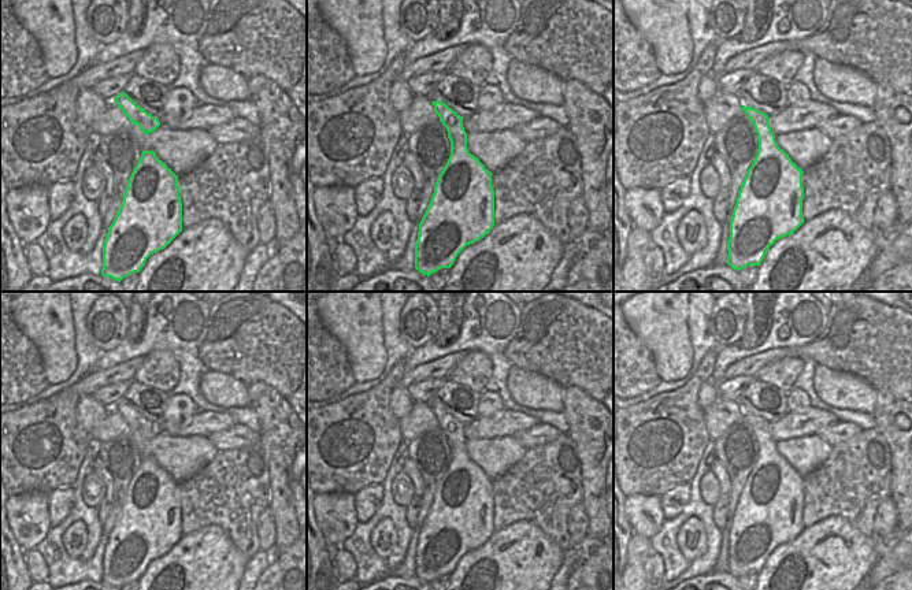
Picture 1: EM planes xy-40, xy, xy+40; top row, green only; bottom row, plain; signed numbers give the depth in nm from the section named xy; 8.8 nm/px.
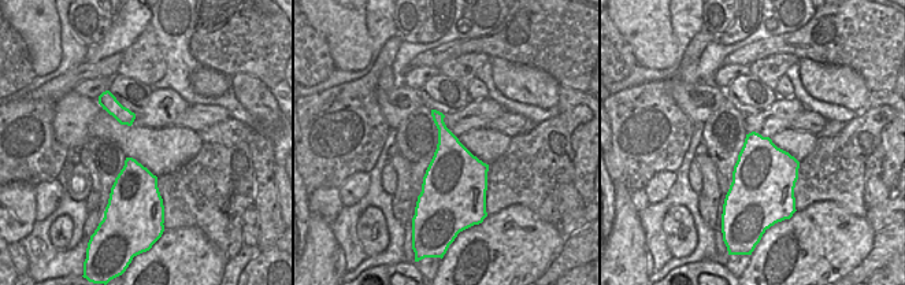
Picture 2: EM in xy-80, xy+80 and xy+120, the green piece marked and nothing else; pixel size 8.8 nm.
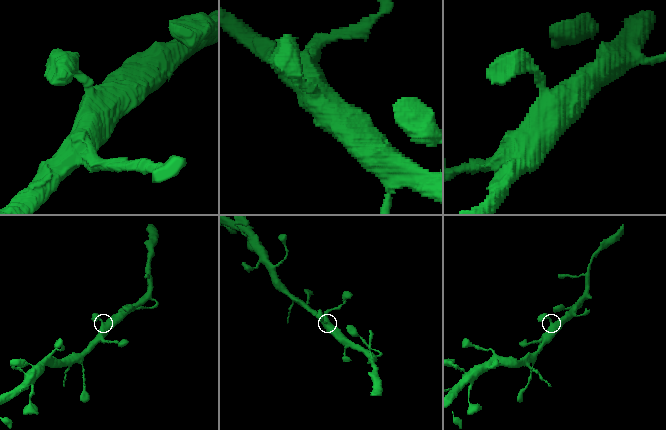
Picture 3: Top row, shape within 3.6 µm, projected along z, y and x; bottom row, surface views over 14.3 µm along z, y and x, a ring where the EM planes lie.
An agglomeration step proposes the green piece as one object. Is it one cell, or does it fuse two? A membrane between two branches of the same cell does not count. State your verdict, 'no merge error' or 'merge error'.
no merge error

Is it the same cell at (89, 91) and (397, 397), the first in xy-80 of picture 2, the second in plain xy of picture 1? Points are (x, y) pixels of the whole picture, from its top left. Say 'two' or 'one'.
two

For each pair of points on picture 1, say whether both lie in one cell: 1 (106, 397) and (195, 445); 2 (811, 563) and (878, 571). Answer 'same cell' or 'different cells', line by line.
1: different cells
2: different cells

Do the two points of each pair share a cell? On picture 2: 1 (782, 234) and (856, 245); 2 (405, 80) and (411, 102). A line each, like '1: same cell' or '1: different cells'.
1: same cell
2: different cells

